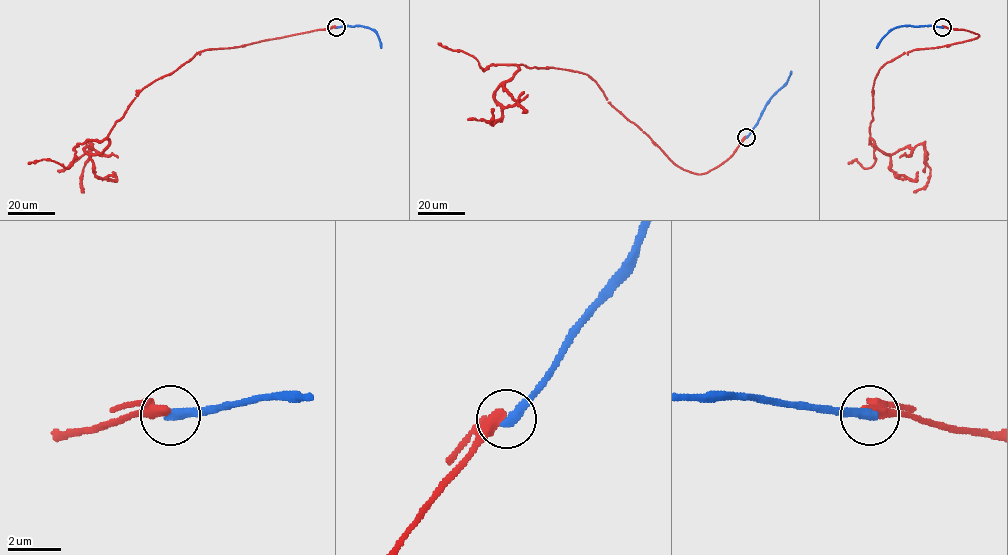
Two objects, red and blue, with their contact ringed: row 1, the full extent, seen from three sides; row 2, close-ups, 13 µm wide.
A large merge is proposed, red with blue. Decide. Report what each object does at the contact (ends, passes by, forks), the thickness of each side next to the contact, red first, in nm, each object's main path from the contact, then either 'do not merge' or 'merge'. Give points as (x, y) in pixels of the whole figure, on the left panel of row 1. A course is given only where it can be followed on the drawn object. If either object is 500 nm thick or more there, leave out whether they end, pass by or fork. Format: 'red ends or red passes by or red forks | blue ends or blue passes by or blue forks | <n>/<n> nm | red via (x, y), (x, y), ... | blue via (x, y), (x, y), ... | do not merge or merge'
red ends | blue ends | 480/400 nm | red via (336, 27), (197, 53), (139, 93), (101, 153), (88, 154), (84, 148), (92, 143), (81, 192) | blue via (336, 27), (370, 28), (377, 34), (381, 48) | do not merge

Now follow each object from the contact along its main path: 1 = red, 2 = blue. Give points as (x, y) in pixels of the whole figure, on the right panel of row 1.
1: (942, 27), (979, 36), (904, 53), (873, 83), (874, 144), (886, 154), (923, 144), (930, 177), (914, 192)
2: (942, 27), (894, 28), (876, 48)

